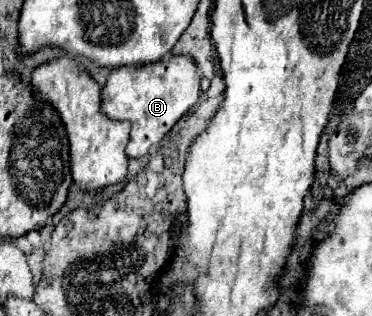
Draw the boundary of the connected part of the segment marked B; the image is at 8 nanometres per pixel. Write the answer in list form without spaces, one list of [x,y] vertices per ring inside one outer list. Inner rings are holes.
[[[172,54],[168,60],[150,62],[144,66],[122,66],[110,72],[102,90],[102,110],[116,120],[130,120],[132,132],[126,146],[128,158],[142,158],[158,144],[170,128],[184,116],[200,98],[198,66],[190,56]]]

